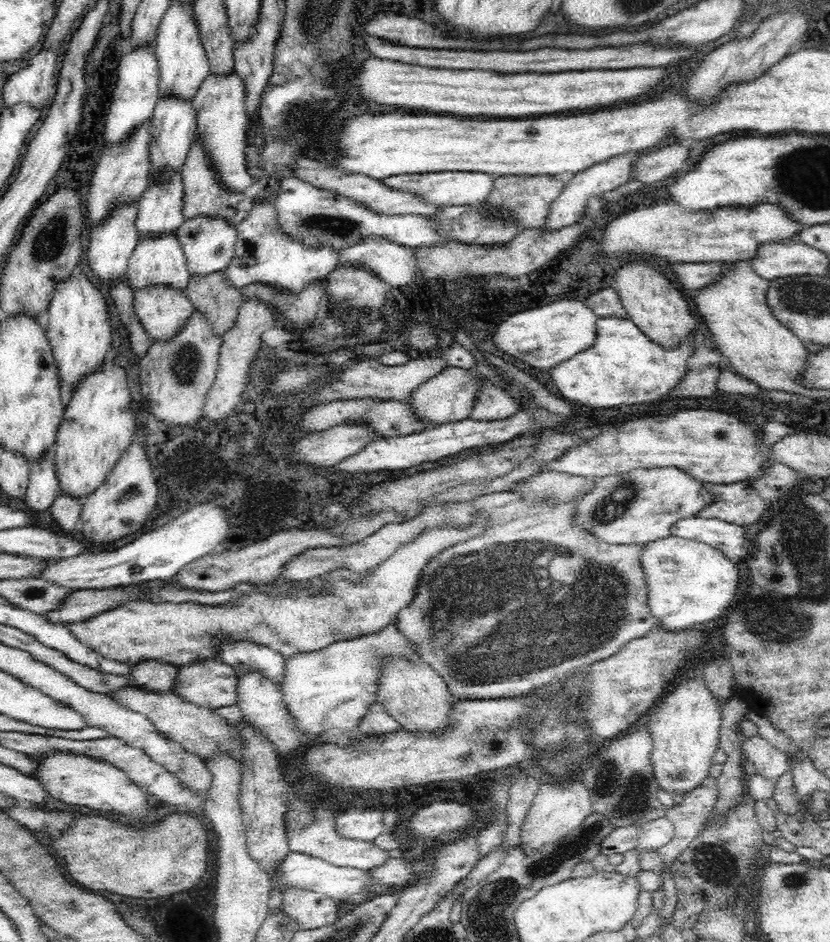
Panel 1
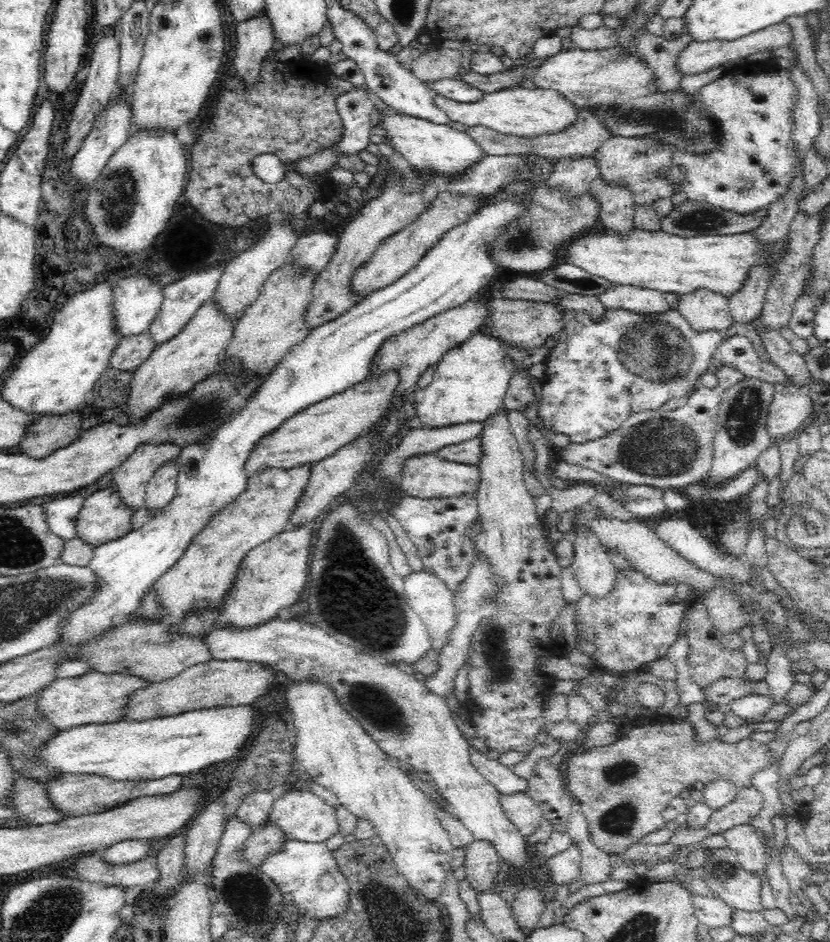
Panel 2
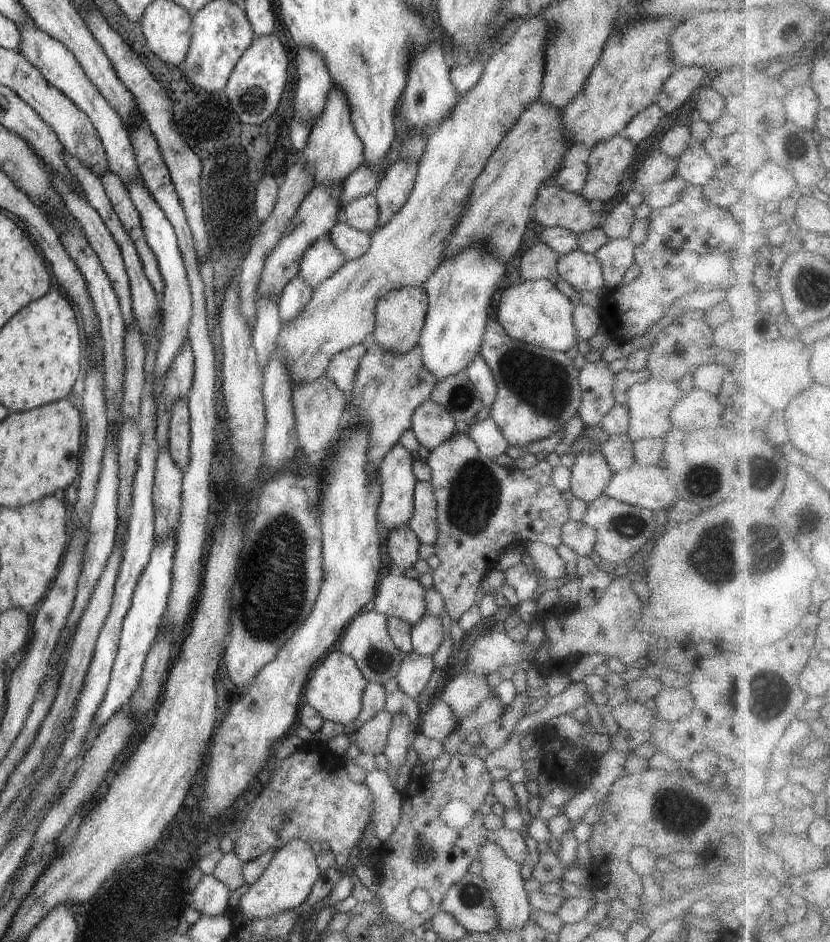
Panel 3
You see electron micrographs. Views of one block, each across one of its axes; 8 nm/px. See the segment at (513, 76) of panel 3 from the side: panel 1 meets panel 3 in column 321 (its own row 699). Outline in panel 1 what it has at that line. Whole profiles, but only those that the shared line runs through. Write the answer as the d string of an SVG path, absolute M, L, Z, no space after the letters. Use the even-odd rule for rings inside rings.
M394 616L385 628L364 638L336 642L320 651L299 653L286 659L280 690L298 731L321 739L326 730L352 730L360 724L368 706L378 702L381 667L393 657L410 663L420 660L417 646L397 630L398 622Z

